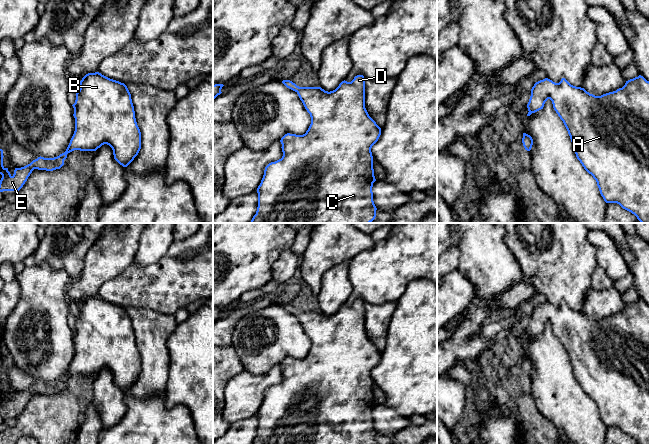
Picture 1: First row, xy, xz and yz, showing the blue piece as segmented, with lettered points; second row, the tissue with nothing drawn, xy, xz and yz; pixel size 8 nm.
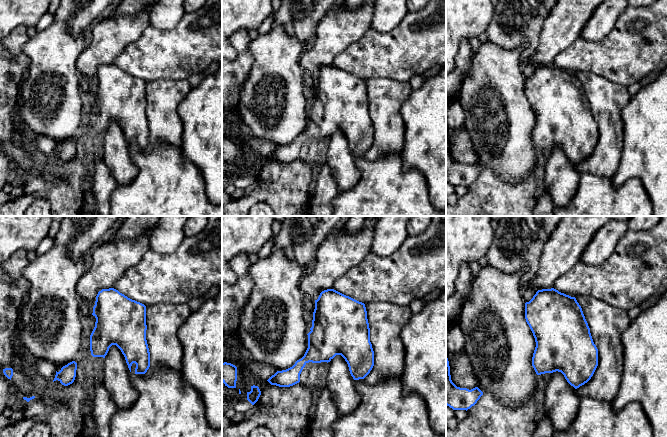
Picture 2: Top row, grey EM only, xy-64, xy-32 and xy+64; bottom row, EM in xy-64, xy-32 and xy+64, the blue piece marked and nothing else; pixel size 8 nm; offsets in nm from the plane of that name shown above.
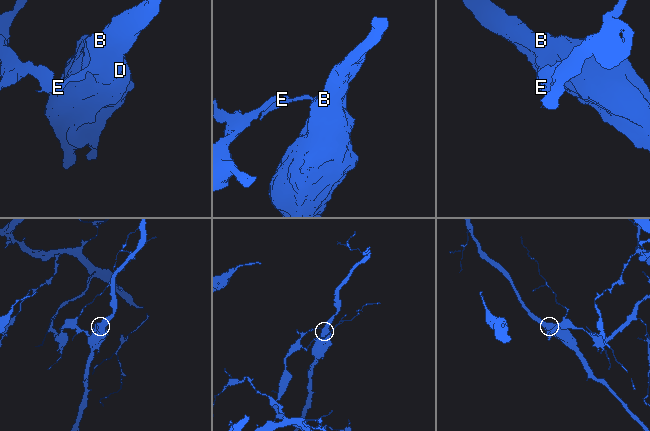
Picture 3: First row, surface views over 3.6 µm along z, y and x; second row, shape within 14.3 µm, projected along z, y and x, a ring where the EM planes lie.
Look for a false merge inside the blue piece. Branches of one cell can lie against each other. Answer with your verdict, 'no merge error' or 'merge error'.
merge error

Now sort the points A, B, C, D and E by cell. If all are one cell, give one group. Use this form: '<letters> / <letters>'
A B C D / E

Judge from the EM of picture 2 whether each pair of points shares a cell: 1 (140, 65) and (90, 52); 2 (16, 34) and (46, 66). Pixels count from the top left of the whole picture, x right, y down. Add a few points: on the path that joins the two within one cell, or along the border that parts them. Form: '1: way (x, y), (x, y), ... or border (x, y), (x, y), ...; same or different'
1: border (131, 42), (112, 63); different
2: border (30, 38), (22, 48), (30, 60), (28, 66); different

